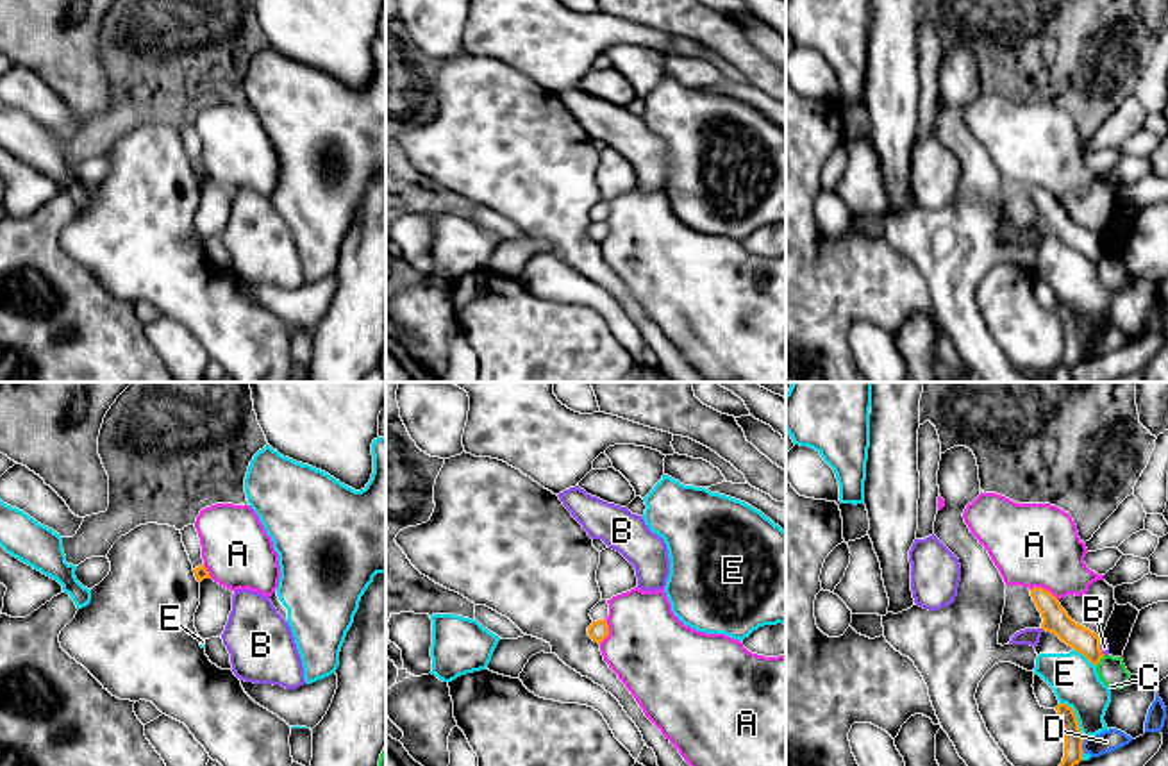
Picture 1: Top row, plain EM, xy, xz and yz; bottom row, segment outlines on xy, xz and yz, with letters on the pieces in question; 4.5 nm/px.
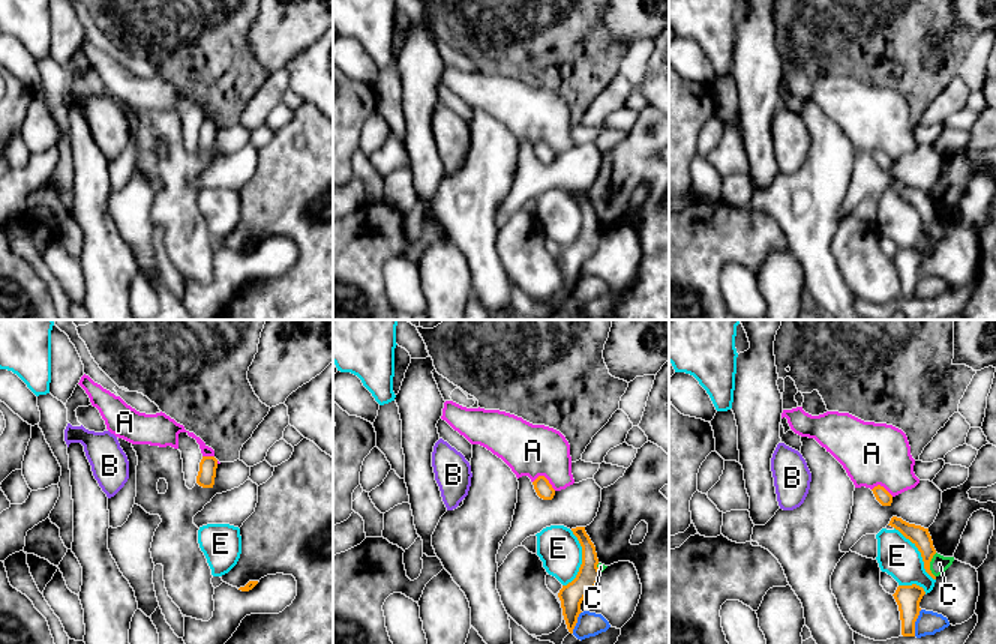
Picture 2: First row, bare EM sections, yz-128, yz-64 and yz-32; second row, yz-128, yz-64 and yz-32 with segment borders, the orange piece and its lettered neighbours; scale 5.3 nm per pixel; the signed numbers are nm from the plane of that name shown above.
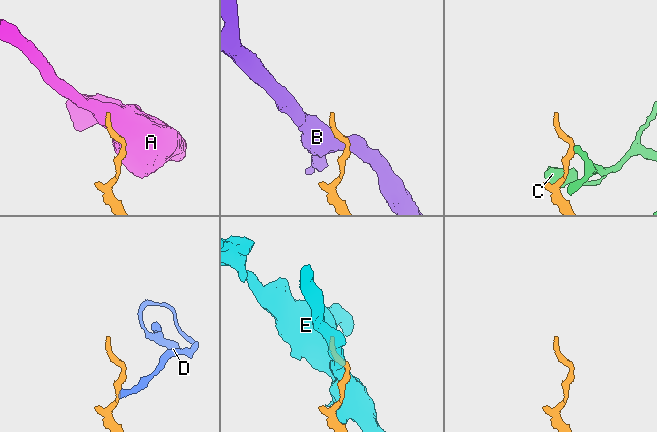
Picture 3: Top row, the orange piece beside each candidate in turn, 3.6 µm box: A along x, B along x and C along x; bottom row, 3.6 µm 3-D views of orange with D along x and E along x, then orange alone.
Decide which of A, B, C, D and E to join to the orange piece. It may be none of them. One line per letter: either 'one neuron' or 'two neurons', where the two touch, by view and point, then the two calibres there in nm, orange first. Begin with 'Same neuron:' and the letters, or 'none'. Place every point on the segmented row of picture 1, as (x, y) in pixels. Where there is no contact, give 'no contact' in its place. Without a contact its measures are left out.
Same neuron: none
A: two neurons; contact yz (1045, 590); calibres 120 and 380 nm
B: two neurons; contact yz (1099, 647); calibres 120 and 50 nm
C: two neurons; contact yz (1099, 661); calibres 110 and 130 nm
D: two neurons; contact yz (1081, 747); calibres 90 and 100 nm
E: two neurons; contact yz (1076, 718); calibres 90 and 220 nm

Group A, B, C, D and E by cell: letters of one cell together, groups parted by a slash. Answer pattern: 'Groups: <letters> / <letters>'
Groups: A / B / C / D / E

